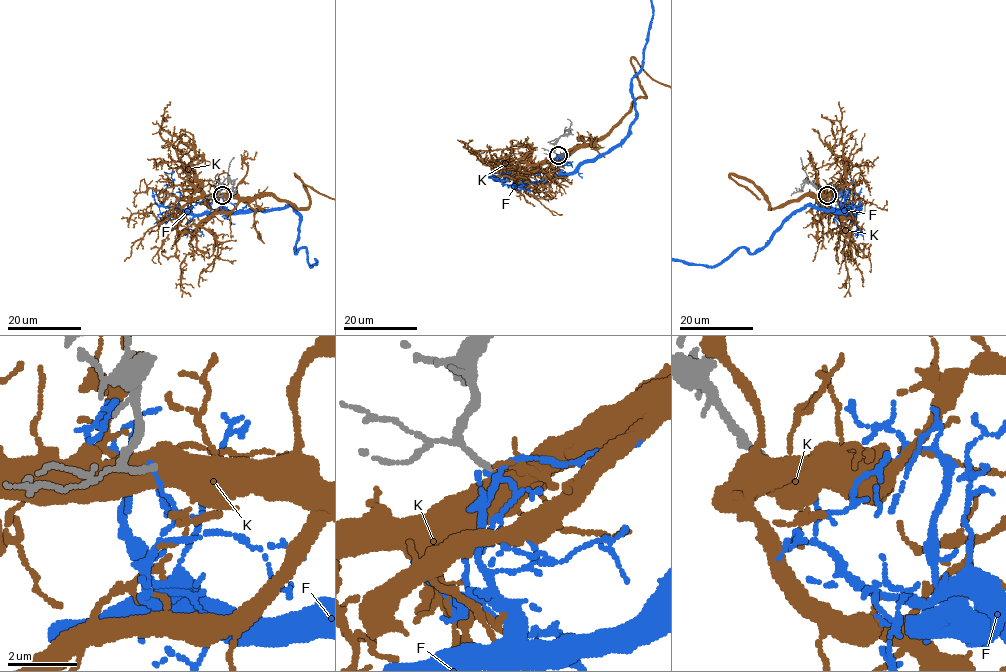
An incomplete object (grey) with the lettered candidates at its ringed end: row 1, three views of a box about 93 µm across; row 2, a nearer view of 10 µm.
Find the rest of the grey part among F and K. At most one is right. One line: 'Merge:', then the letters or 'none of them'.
Merge: K

